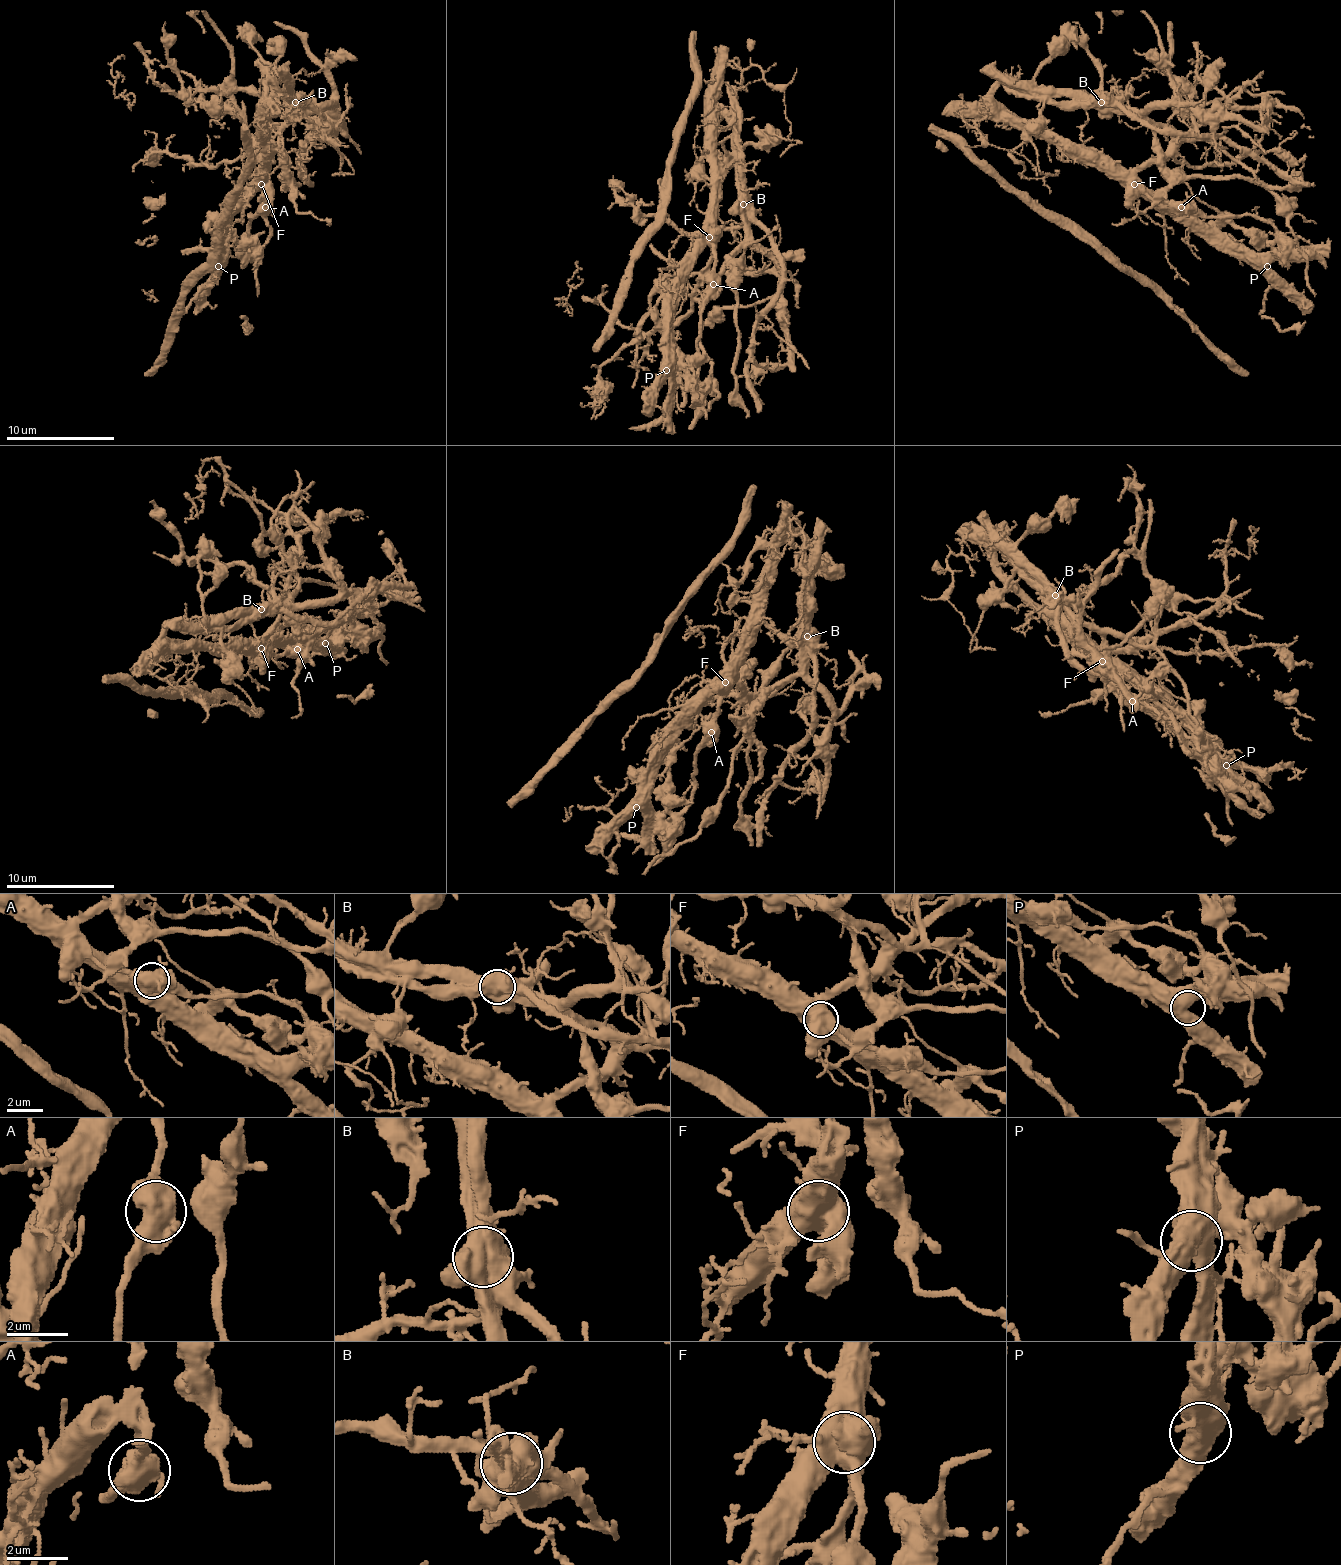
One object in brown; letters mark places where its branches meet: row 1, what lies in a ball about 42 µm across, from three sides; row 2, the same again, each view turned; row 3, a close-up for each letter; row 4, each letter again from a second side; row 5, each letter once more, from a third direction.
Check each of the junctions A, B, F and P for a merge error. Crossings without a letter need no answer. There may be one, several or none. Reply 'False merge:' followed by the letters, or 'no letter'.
False merge: B, F

